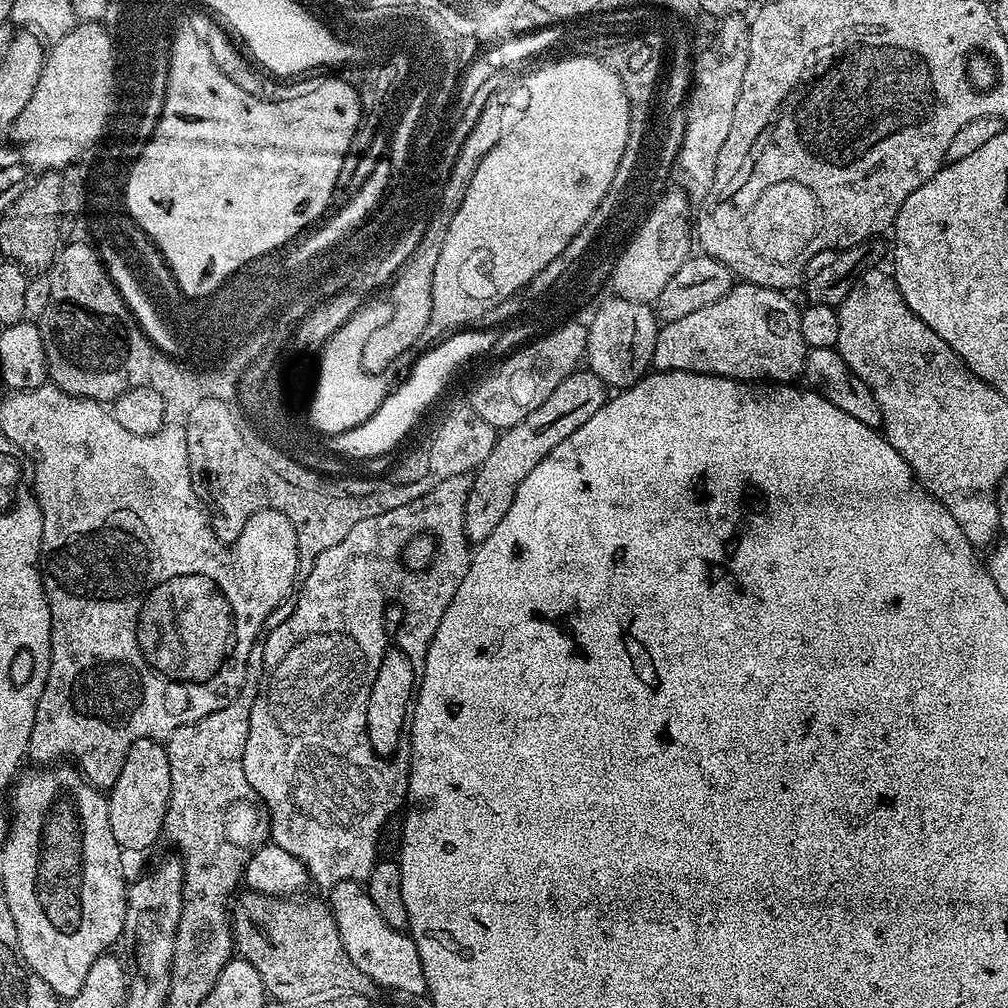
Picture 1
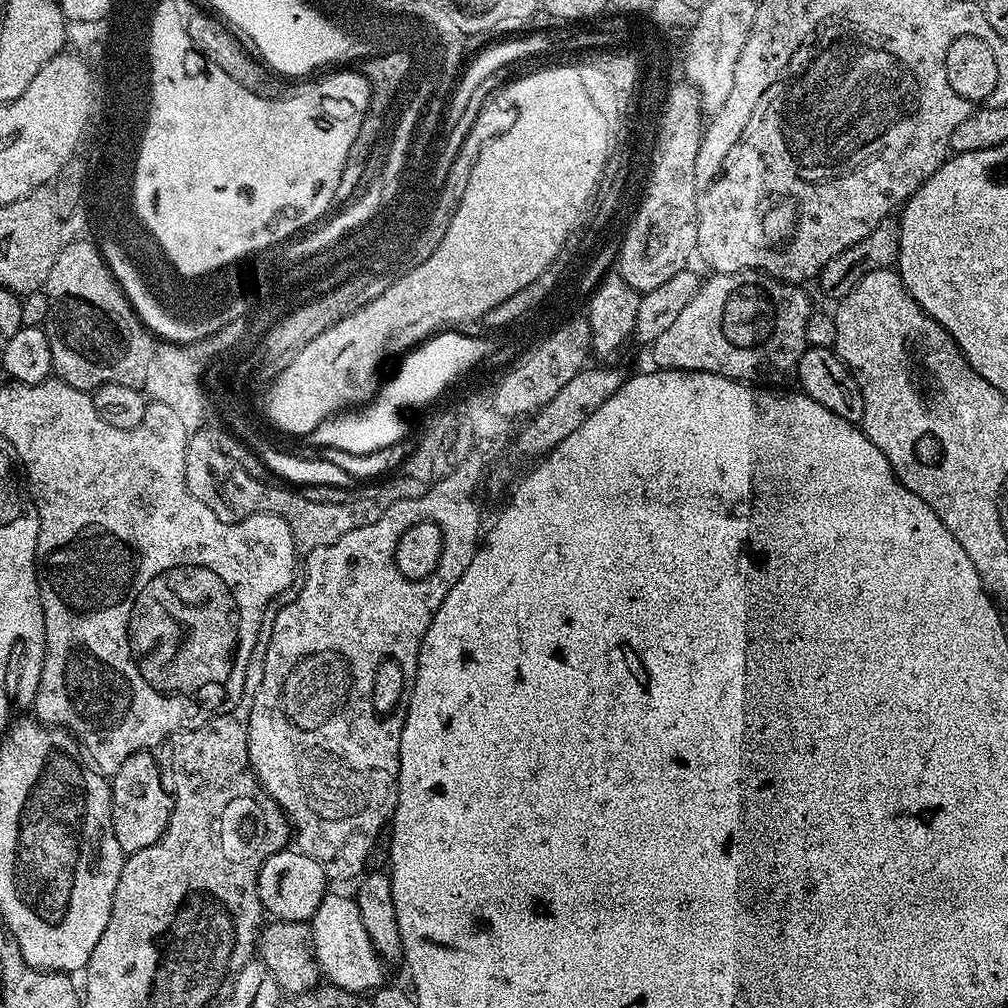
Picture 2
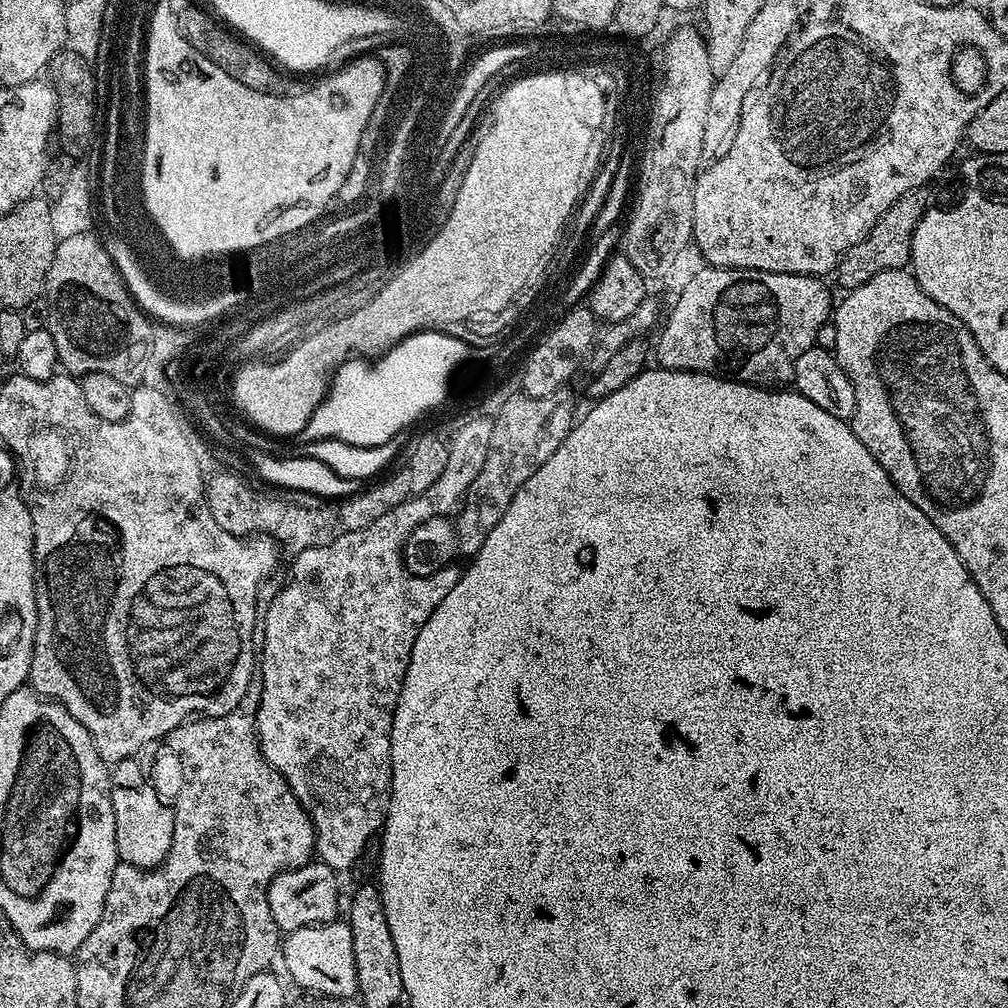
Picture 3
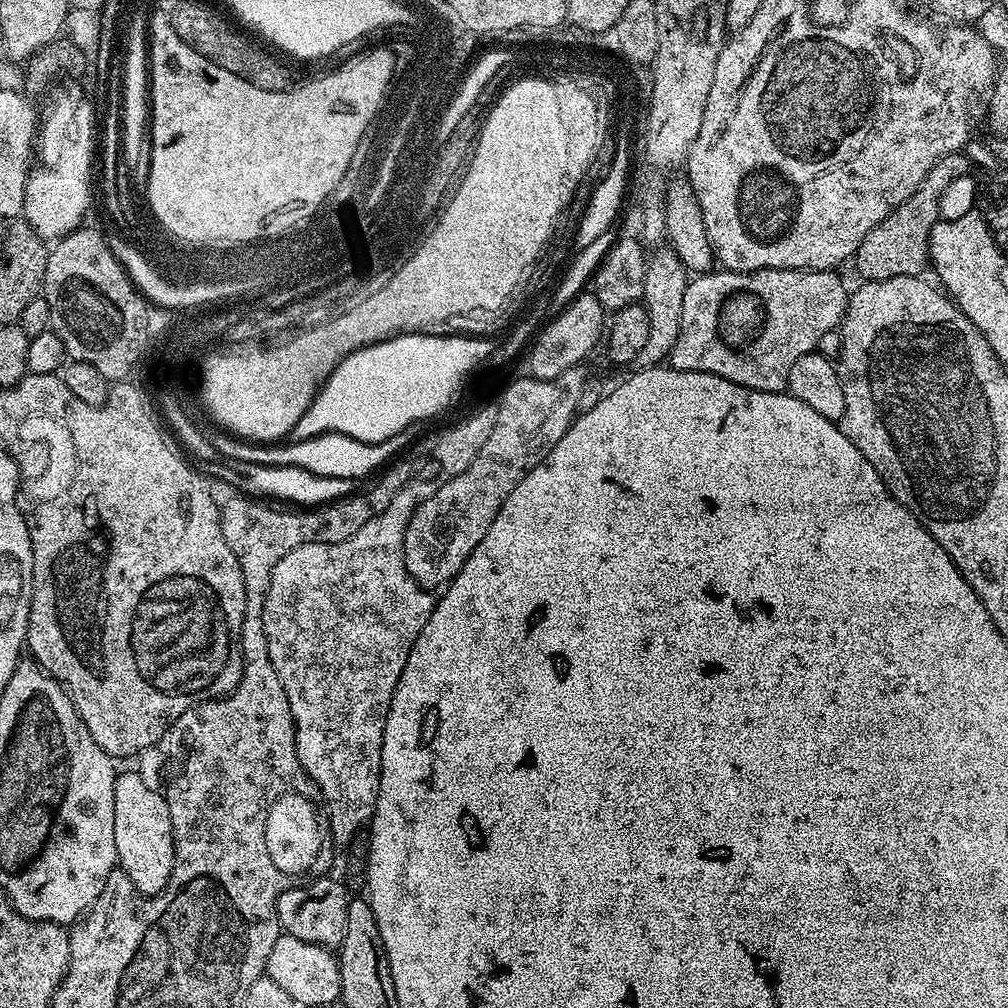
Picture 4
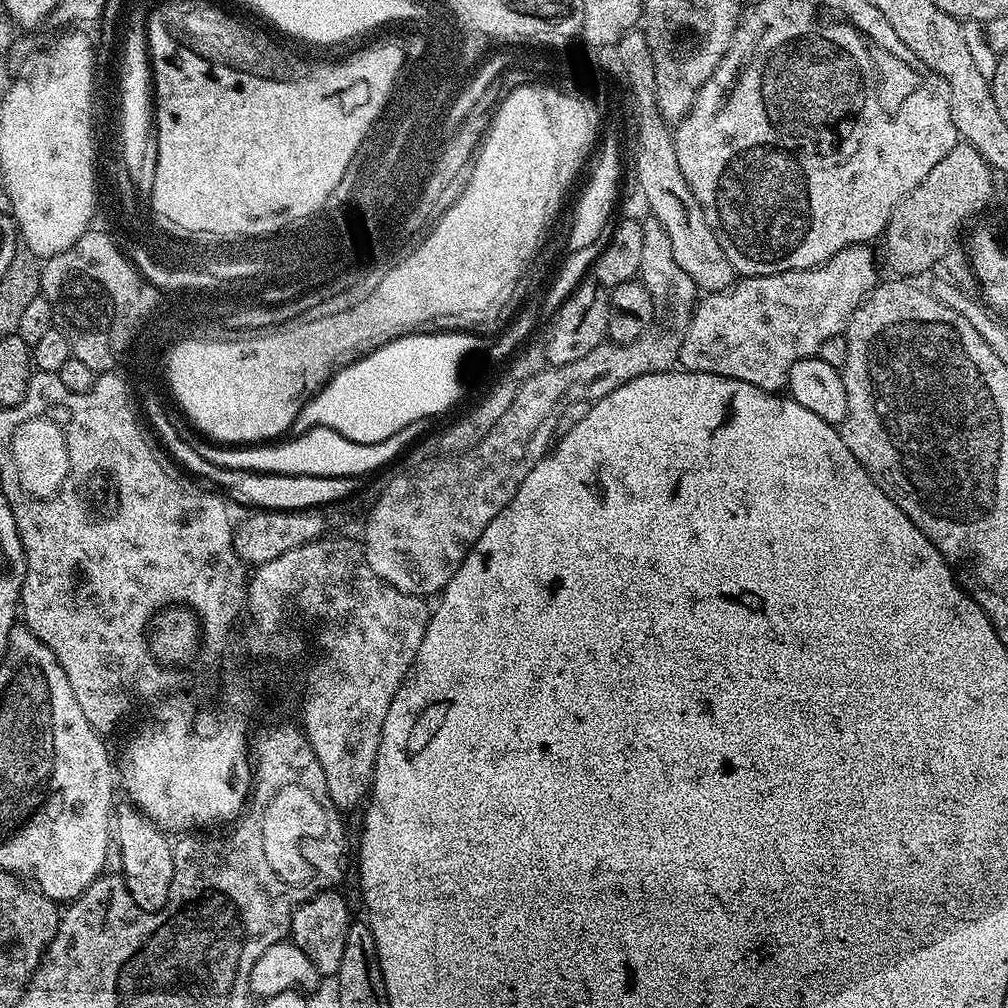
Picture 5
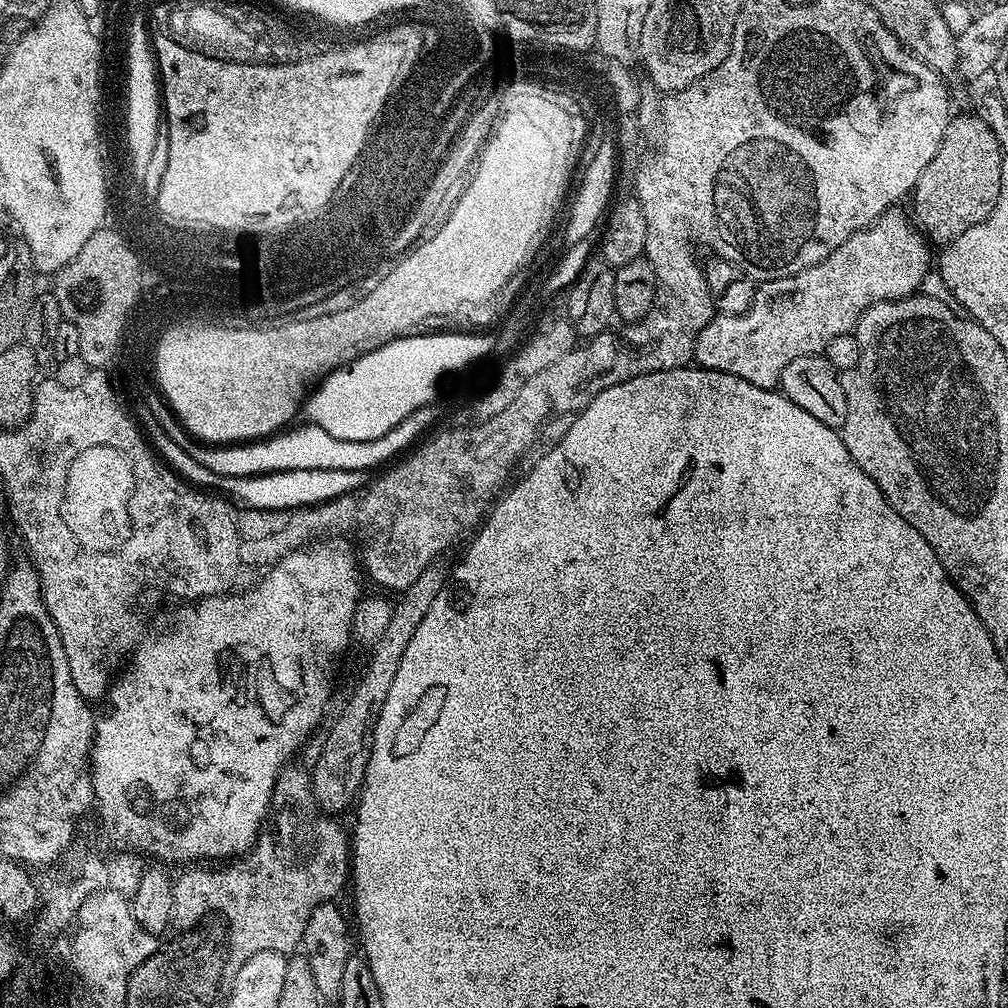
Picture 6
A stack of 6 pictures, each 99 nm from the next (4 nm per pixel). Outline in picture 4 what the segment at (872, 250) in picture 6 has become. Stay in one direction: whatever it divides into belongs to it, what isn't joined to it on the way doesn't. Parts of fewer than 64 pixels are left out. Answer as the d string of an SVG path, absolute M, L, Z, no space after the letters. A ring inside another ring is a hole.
M763 268L757 272L713 270L689 279L682 298L678 338L667 363L678 370L721 376L759 392L785 391L794 362L815 352L818 338L837 331L844 319L849 293L844 292L836 275L832 270Z

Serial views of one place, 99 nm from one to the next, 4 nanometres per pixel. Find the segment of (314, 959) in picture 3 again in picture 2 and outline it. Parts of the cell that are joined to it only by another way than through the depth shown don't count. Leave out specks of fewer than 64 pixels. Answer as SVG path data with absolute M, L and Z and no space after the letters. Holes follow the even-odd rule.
M325 894L310 921L315 964L320 968L321 977L331 987L345 988L353 994L371 993L385 983L385 961L381 960L380 954L374 950L370 934L366 934L366 926L362 926L362 914L358 914L355 899L351 895L332 895Z

